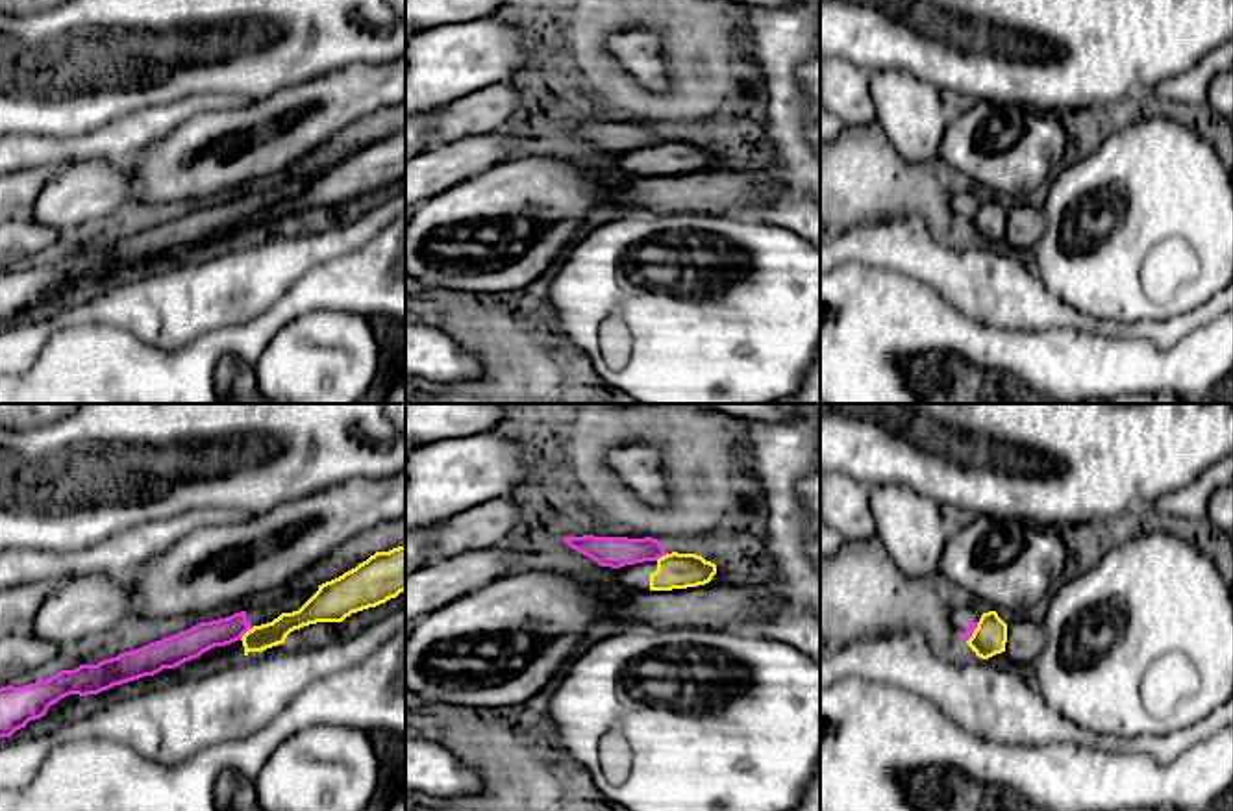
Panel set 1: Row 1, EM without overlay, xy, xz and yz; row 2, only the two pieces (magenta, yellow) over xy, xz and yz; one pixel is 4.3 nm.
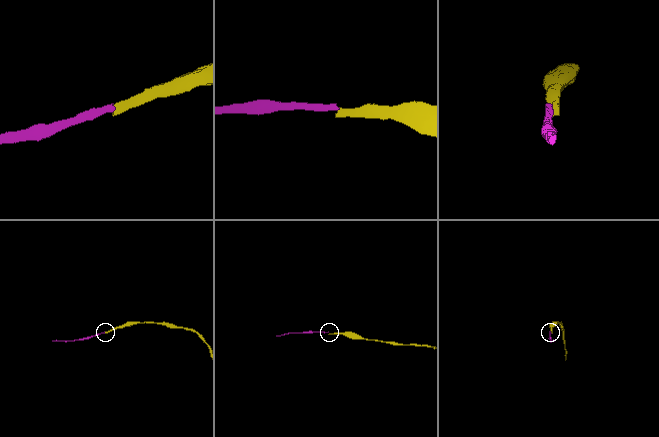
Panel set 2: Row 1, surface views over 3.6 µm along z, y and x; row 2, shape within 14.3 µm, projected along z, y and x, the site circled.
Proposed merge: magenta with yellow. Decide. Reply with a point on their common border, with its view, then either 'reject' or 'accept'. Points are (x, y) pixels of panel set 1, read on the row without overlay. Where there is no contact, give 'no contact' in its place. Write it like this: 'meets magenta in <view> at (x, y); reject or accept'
meets magenta in xy at (247, 215); reject

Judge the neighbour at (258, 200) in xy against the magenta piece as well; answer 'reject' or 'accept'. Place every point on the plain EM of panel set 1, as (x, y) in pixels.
accept

